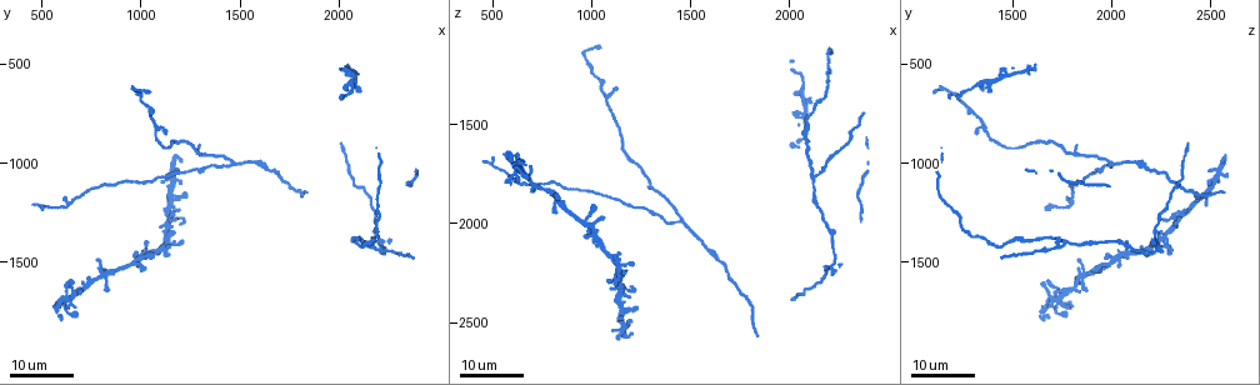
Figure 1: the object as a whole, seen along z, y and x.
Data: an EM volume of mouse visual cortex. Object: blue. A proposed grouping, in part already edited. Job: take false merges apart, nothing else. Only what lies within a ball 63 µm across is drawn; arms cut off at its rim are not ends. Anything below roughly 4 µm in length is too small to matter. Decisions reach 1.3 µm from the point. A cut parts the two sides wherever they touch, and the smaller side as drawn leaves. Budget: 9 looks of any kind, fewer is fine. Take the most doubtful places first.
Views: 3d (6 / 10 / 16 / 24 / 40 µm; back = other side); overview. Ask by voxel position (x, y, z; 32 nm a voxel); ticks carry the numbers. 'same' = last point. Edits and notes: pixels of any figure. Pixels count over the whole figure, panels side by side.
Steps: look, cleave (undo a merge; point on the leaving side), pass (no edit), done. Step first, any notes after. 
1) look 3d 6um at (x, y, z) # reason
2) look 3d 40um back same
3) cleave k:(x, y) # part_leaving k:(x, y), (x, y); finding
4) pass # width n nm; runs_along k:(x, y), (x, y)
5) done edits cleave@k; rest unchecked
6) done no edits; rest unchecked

look 3d 24um at (630, 1210, 1780) # branch point

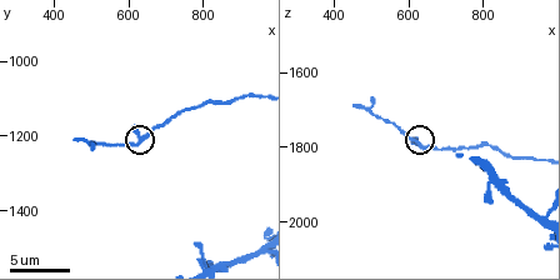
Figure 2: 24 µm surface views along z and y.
look 3d 10um at (630, 1220, 1790) # zoom in

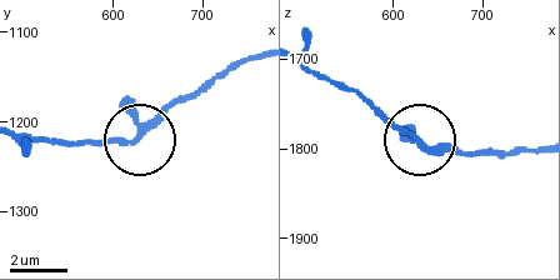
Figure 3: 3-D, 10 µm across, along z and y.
pass # runs_along 3:(258, 55), (179, 98), (129, 140), (81, 143); continuous, no second cell

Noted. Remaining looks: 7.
look 3d 24um at (2120, 1410, 1770) # a fork

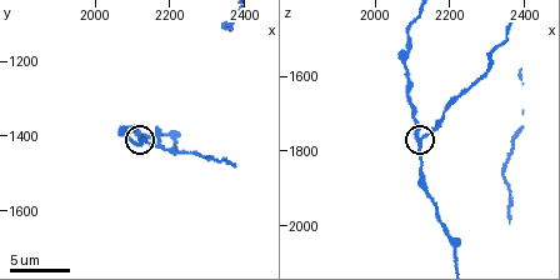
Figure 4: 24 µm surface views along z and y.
look 3d 6um same

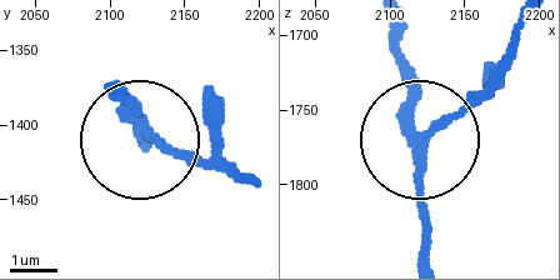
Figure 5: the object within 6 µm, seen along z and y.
pass # runs_along 5:(426, 256), (423, 149), (503, 69); all the same cell

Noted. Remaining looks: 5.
look 3d 24um at (1460, 990, 1990) # side arm on a straight run

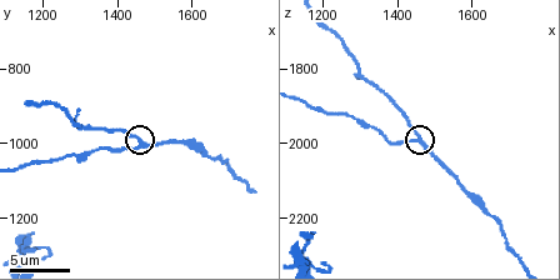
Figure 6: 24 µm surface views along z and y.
look 3d 10um at (1470, 1000, 1990)

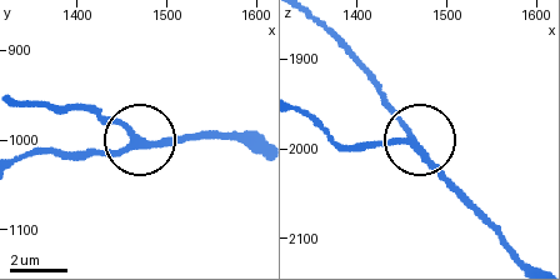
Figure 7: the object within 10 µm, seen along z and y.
pass # runs_along 7:(250, 151), (234, 140), (139, 140), (95, 106); all the same cell

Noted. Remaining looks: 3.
look 3d 24um at (1070, 850, 1360) # three arms meet

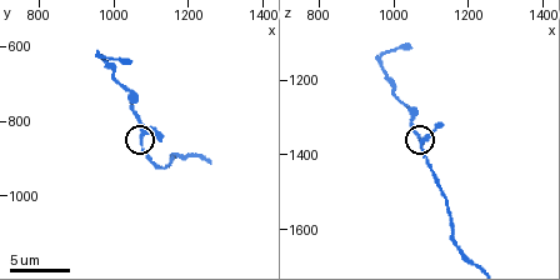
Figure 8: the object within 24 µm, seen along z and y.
look 3d 10um at (1070, 840, 1370)

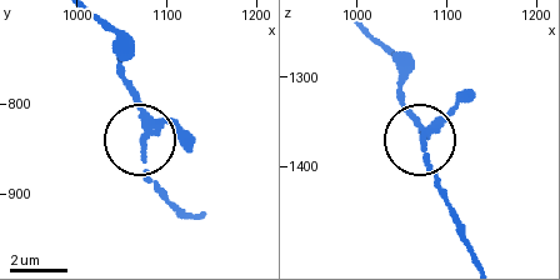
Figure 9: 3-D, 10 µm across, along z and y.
pass # width 180 nm; runs_along 9:(203, 216), (174, 206), (145, 168), (143, 111), (121, 63); one cell here

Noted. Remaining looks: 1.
done no edits; rest unchecked

